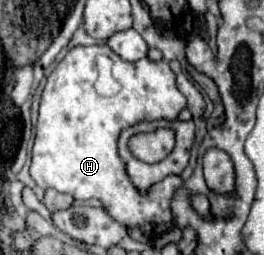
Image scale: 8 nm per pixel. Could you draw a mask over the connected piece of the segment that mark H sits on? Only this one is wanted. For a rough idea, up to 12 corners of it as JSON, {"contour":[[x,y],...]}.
{"contour":[[71,49],[41,95],[31,177],[157,239],[183,179],[139,191],[123,129],[187,99],[165,59]]}

